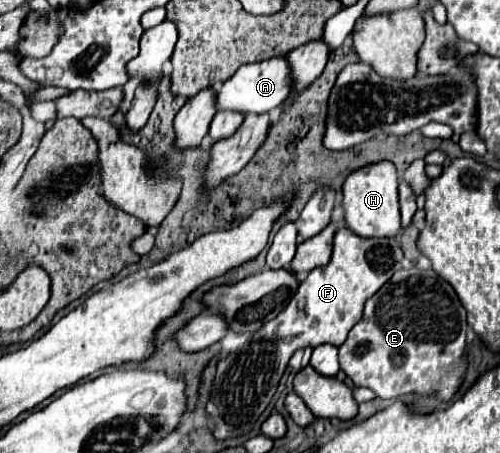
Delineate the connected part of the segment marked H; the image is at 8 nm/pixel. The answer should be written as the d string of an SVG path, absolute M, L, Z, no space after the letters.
M388 161L354 169L342 185L342 209L346 227L360 237L394 237L400 229L398 209L398 175Z

